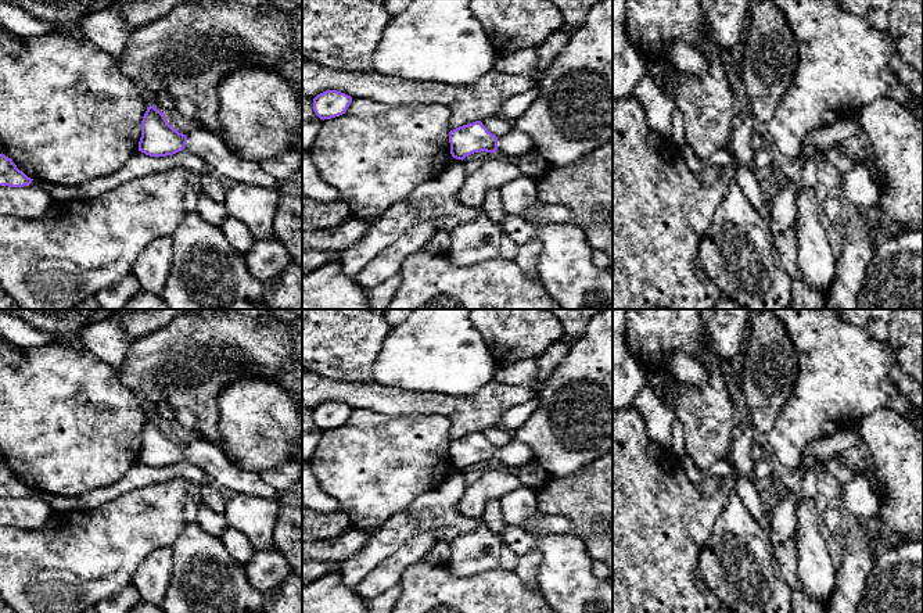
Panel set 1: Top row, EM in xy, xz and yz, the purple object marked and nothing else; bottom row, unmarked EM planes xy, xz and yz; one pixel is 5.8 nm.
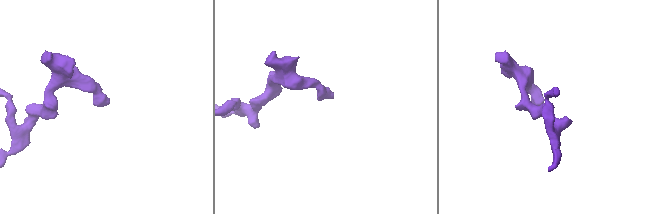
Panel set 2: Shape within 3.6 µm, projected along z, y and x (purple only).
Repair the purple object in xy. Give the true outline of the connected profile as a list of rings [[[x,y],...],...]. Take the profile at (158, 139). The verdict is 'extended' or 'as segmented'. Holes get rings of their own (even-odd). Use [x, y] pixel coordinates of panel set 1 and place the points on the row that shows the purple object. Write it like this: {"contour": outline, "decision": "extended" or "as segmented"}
{"contour": [[[154,105],[147,107],[141,121],[139,151],[150,157],[166,157],[184,148],[200,157],[219,178],[279,189],[279,180],[267,175],[259,164],[233,154],[219,135],[202,126],[188,135],[179,133],[168,123],[164,112]]], "decision": "extended"}

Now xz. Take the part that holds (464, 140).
{"contour": [[[481,121],[459,126],[449,132],[450,154],[464,159],[474,153],[496,153],[502,157],[521,157],[534,148],[532,139],[513,128],[507,135],[496,137]]], "decision": "extended"}

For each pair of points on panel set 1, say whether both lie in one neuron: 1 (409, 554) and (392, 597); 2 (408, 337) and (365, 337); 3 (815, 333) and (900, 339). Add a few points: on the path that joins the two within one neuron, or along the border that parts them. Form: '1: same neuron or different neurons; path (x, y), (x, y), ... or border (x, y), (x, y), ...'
1: different neurons; border (398, 583), (372, 598)
2: different neurons; border (392, 327), (383, 343), (374, 366)
3: different neurons; border (887, 343), (904, 372)

